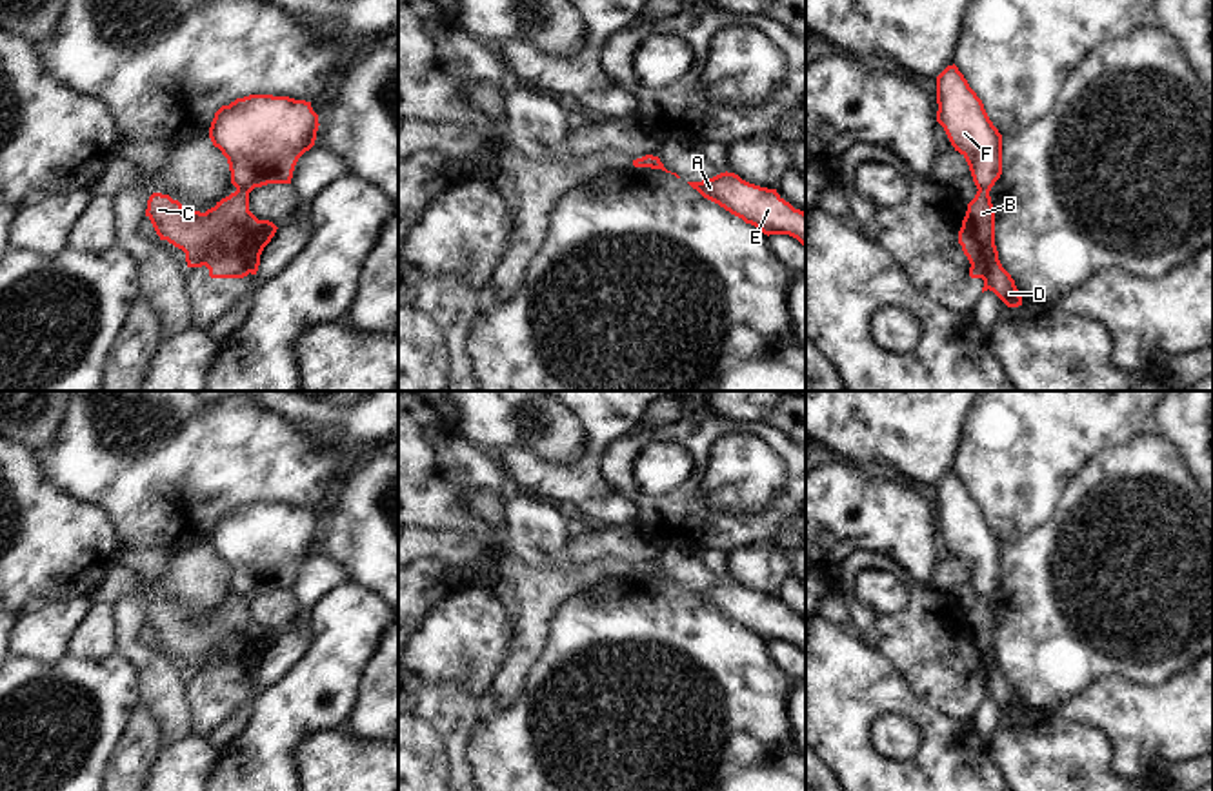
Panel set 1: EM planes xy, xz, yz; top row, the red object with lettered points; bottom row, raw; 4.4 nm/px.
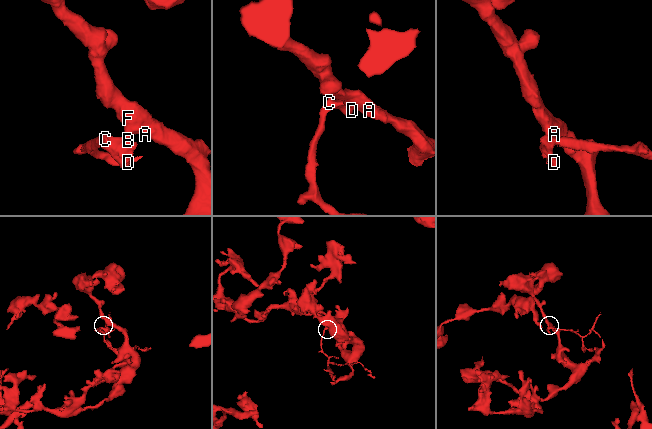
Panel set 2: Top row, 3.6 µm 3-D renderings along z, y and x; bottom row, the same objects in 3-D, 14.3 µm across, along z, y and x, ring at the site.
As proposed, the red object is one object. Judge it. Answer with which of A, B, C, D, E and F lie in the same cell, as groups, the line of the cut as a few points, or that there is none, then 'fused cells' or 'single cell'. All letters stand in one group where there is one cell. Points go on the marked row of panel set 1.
A E F / B C D; cut in xy along (237, 190), (248, 193); fused cells

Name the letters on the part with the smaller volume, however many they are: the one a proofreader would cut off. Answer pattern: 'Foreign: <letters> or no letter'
Foreign: B, C, D

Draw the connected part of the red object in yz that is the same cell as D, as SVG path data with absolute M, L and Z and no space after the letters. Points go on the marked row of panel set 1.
M977 191L967 204L958 244L967 256L971 278L984 280L984 291L993 291L1007 307L1022 305L1022 296L1011 275L1002 267L995 245L995 207L989 193Z

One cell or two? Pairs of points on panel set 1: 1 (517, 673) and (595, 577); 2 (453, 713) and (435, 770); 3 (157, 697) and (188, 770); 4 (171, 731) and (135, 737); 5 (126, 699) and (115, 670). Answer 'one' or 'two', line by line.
1: one
2: two
3: two
4: two
5: one

